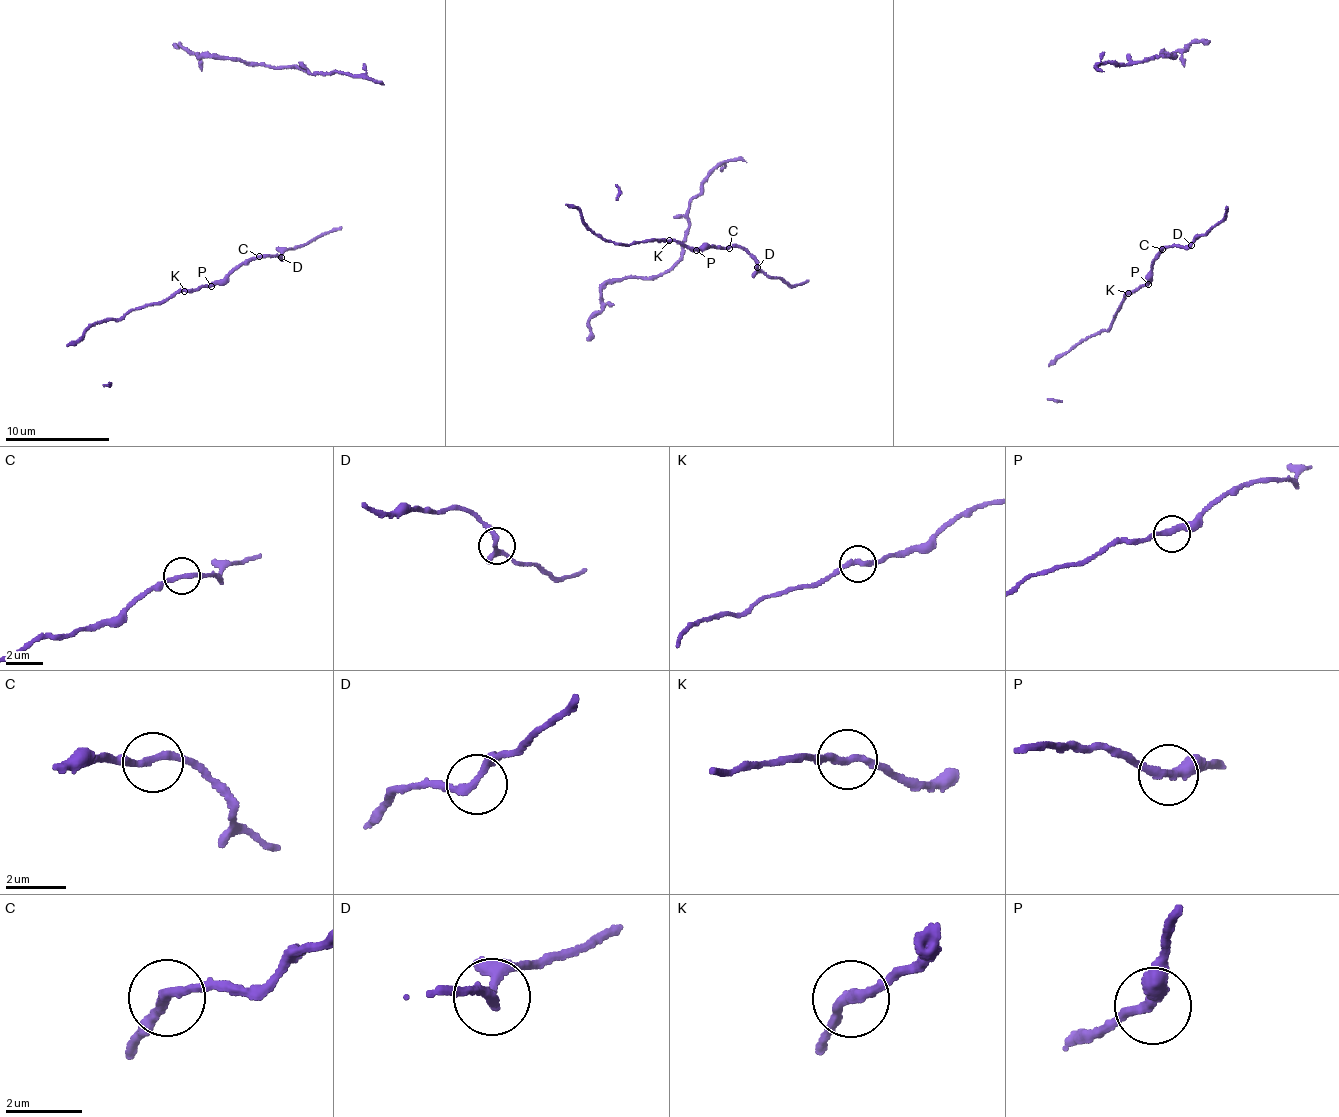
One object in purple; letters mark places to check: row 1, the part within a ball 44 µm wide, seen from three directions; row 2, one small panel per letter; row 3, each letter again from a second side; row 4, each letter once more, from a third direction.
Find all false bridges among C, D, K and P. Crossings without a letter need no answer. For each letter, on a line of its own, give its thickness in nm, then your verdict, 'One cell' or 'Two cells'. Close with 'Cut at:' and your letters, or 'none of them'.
C: Thickness 220 nm. One cell
D: Thickness 190 nm. One cell
K: Thickness 240 nm. One cell
P: Thickness 280 nm. One cell
Cut at: none of them

